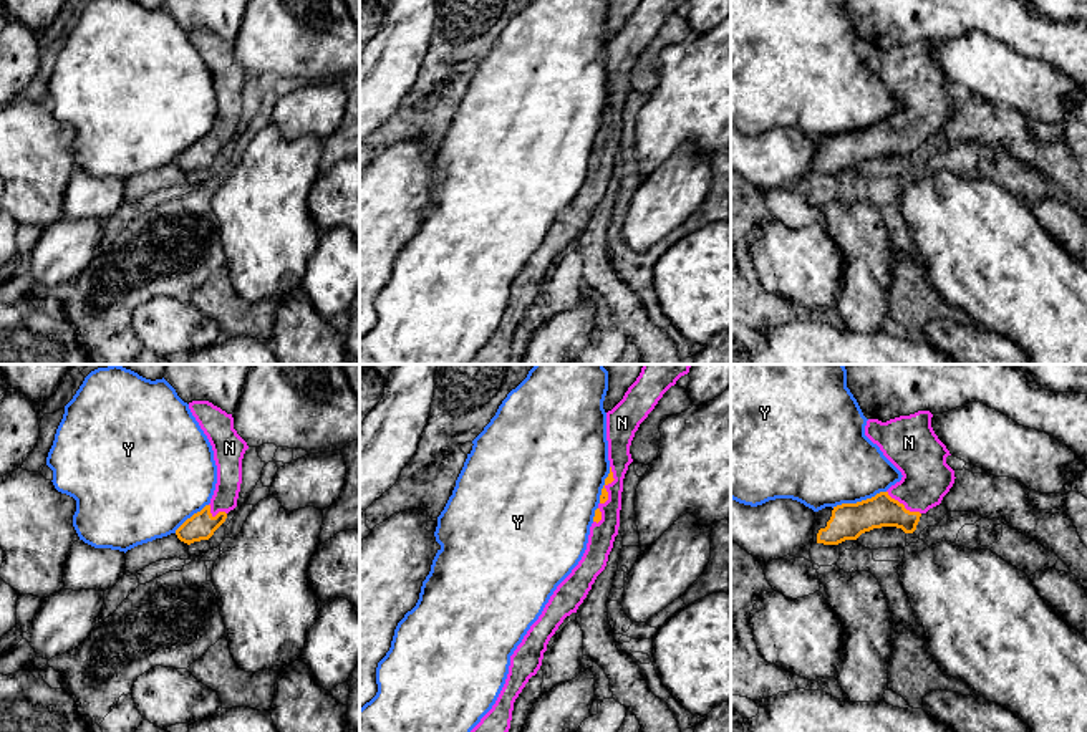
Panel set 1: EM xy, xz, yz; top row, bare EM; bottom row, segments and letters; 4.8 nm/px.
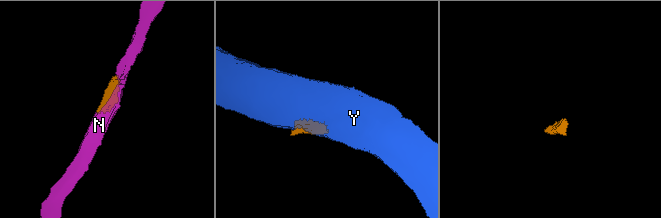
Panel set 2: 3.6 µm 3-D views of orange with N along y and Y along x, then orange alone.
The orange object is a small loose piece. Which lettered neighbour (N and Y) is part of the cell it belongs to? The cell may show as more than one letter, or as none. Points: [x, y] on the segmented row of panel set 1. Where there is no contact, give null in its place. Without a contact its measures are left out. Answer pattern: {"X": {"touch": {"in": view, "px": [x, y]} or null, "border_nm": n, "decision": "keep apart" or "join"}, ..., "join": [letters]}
{"N": {"touch": {"in": "xz", "px": [607, 484]}, "border_nm": 200, "decision": "join"}, "Y": {"touch": {"in": "yz", "px": [859, 502]}, "border_nm": 280, "decision": "keep apart"}, "join": ["N"]}

